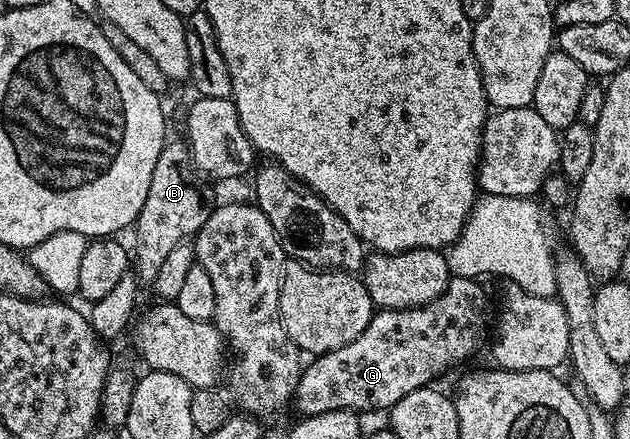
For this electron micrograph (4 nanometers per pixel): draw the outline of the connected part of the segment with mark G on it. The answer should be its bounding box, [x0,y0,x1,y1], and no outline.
[294,277,489,416]

